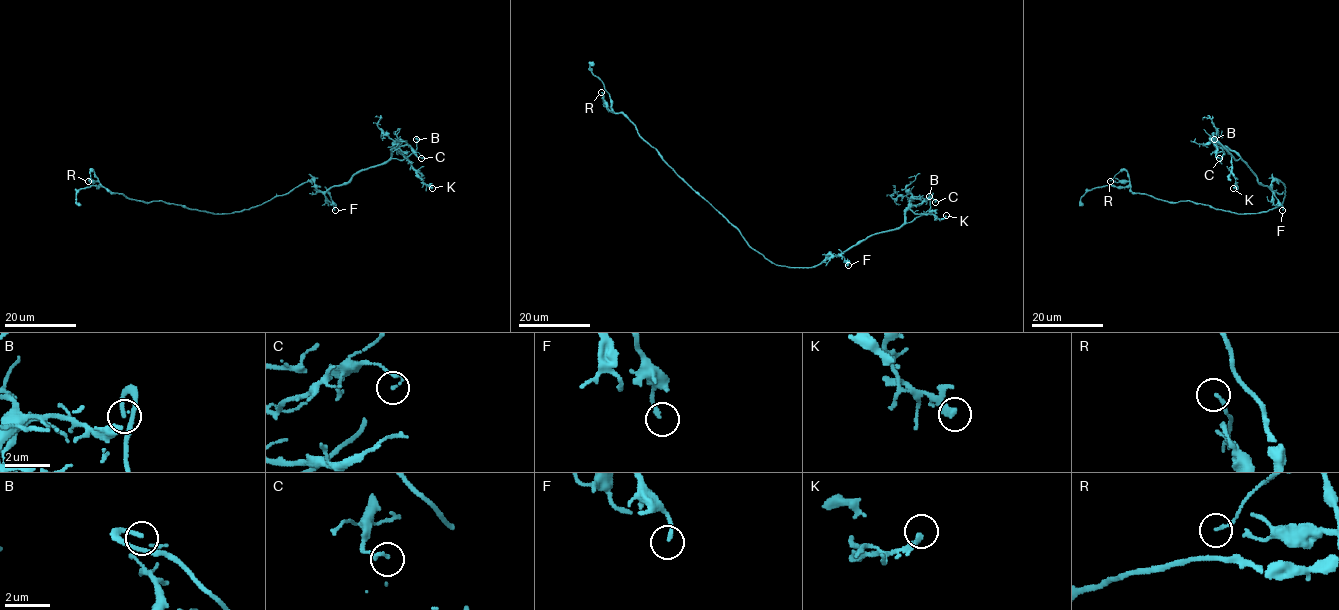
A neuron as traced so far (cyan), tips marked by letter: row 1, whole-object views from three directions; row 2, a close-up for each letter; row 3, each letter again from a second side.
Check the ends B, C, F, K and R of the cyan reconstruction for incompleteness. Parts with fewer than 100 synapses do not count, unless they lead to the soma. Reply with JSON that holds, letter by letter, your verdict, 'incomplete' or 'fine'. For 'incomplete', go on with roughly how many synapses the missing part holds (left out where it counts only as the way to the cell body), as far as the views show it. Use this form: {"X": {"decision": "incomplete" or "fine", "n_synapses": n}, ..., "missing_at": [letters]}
{"B": {"decision": "incomplete"}, "C": {"decision": "fine"}, "F": {"decision": "fine"}, "K": {"decision": "fine"}, "R": {"decision": "fine"}, "missing_at": ["B"]}

